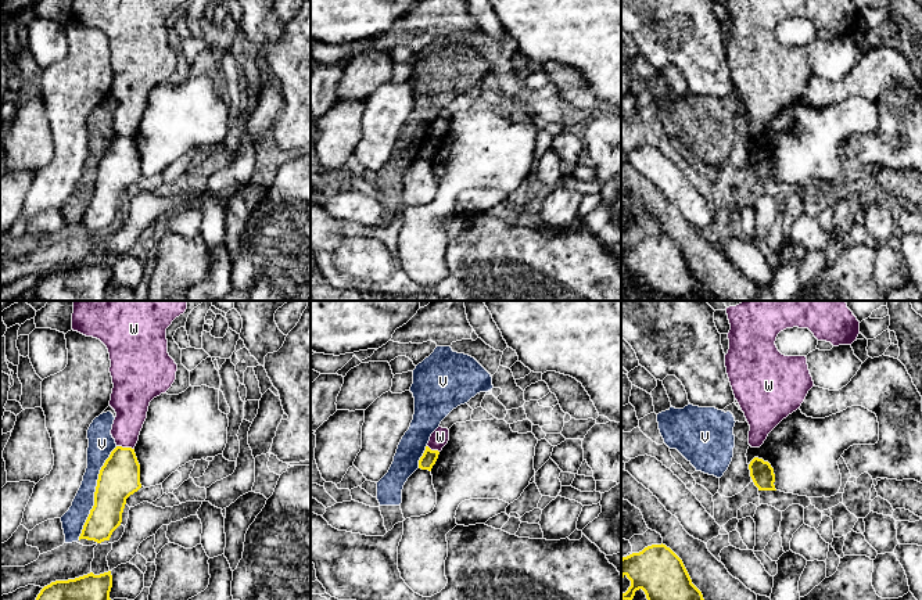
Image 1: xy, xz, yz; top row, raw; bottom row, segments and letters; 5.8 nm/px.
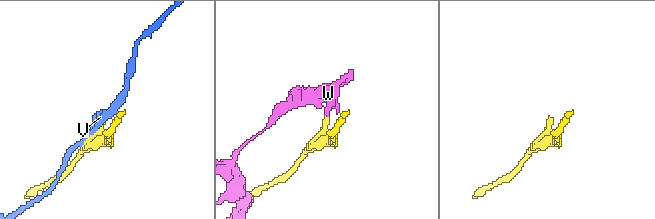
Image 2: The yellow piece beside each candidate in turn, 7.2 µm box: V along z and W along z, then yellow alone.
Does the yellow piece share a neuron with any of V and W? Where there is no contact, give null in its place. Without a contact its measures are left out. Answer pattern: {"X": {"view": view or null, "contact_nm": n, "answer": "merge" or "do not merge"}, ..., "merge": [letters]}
{"V": {"view": "xy", "contact_nm": 600, "answer": "do not merge"}, "W": {"view": "xy", "contact_nm": 110, "answer": "do not merge"}, "merge": []}

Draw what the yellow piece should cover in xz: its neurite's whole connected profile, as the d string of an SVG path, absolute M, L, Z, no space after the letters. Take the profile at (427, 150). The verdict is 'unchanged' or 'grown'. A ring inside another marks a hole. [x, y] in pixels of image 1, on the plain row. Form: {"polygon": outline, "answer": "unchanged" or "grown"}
{"polygon": "M426 136L426 140L419 150L419 158L431 161L433 155L438 148L438 144L438 140L431 140L428 136Z", "answer": "unchanged"}

